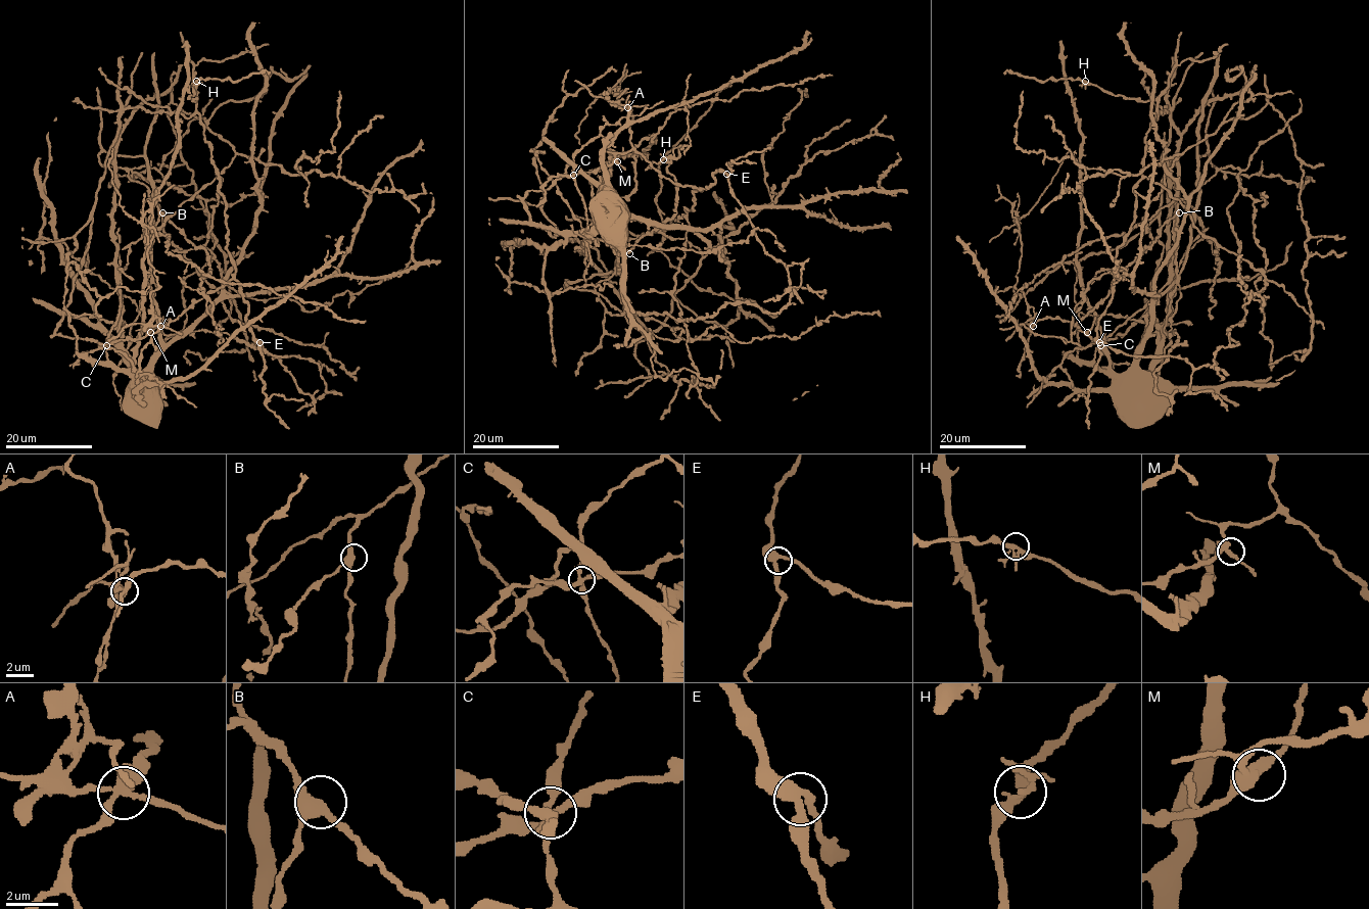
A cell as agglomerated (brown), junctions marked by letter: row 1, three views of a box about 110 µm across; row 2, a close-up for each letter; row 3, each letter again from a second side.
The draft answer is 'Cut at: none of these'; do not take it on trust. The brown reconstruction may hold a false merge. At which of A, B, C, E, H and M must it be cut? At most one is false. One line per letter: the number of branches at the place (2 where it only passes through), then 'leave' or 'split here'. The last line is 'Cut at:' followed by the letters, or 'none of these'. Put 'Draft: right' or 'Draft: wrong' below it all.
A: 4 | split here
B: 3 | leave
C: 4 | leave
E: 3 | leave
H: 4 | leave
M: 4 | leave
Cut at: A
Draft: wrong

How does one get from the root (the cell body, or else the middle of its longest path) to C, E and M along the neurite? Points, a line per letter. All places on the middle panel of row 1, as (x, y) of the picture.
C: (608, 190), (589, 181), (575, 168), (573, 175)
E: (608, 190), (572, 171), (595, 172), (617, 153), (635, 149), (675, 184), (704, 189), (715, 172), (726, 174)
M: (608, 190), (589, 181), (578, 170), (572, 171), (573, 174), (595, 172), (617, 161)

